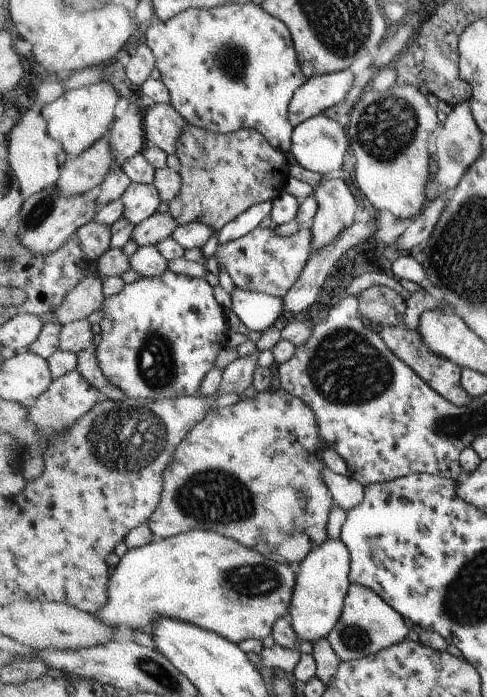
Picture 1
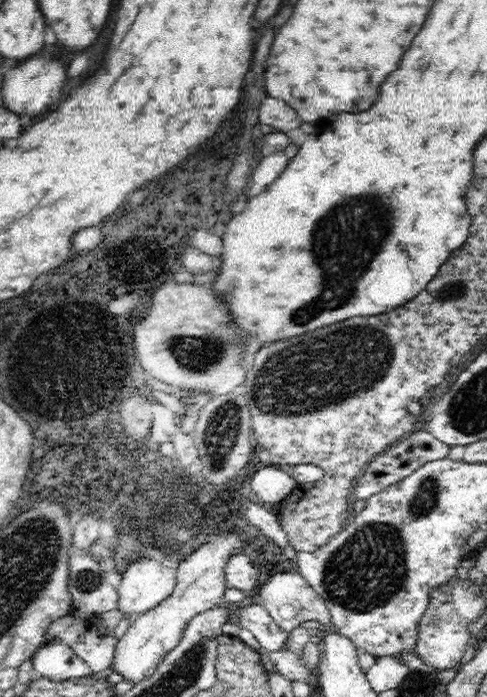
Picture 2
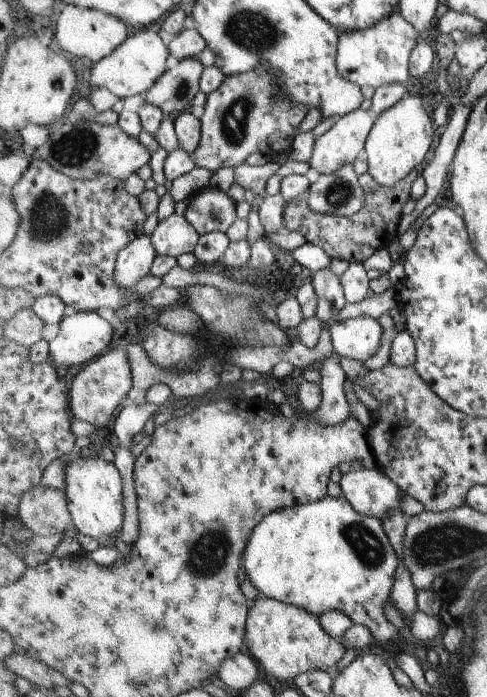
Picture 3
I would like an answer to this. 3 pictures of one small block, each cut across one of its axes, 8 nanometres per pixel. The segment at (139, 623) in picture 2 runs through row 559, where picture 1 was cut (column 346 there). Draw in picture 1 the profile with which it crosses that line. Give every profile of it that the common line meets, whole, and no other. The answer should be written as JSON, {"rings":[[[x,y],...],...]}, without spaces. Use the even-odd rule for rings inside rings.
{"rings":[[[344,180],[320,182],[313,190],[318,208],[310,229],[313,234],[313,248],[322,250],[335,242],[344,229],[348,229],[355,222],[352,220],[356,212],[356,200]]]}

